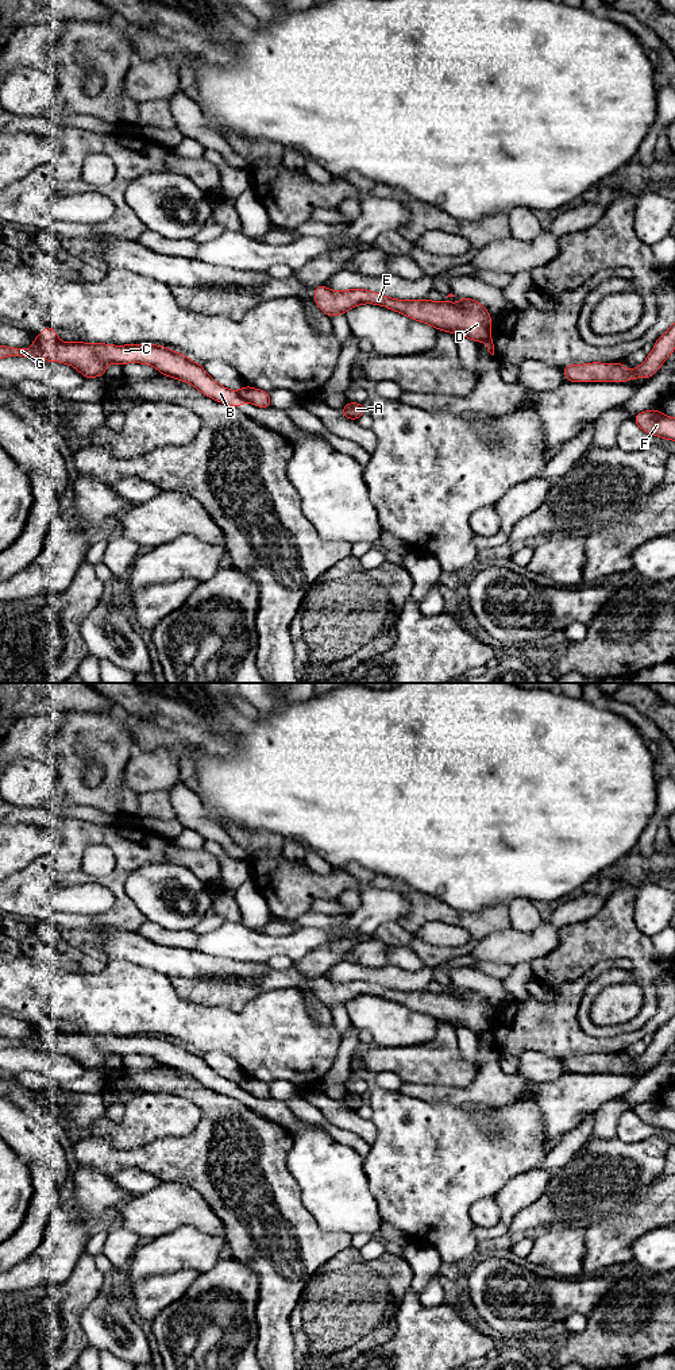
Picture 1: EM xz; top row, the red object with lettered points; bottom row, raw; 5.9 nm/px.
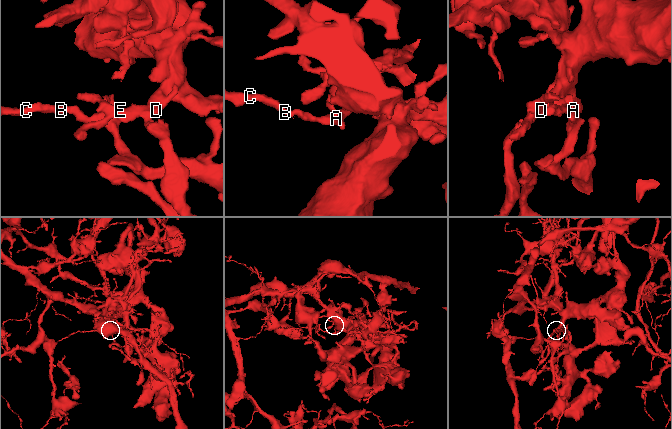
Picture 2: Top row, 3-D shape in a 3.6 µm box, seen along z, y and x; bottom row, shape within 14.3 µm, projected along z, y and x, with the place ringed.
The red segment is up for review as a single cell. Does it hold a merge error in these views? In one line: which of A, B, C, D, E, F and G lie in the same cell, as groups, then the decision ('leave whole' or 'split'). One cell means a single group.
groups A D E F / B C G; split

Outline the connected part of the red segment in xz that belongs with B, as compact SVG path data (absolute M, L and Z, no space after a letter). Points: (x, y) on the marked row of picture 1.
M43 325L43 332L34 339L30 350L0 346L0 359L5 356L62 362L76 367L86 379L104 377L108 363L144 363L155 367L163 375L189 382L204 395L221 404L240 409L244 401L238 391L225 389L211 378L201 363L194 363L184 354L174 352L163 346L63 343L51 327Z

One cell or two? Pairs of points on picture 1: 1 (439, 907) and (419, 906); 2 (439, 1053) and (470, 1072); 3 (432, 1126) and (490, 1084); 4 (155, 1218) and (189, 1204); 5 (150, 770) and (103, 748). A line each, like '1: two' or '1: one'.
1: one
2: one
3: two
4: one
5: two

